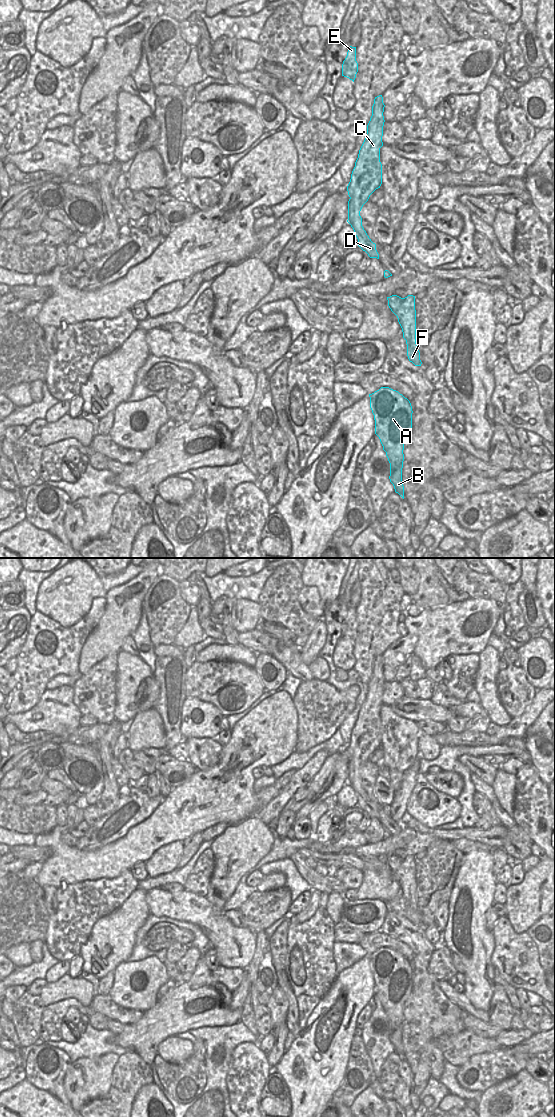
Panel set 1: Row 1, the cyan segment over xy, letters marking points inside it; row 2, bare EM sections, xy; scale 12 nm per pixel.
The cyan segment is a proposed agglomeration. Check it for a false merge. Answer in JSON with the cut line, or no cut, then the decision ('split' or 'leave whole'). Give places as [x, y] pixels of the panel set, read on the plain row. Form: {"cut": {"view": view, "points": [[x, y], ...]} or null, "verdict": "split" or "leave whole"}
{"cut": null, "verdict": "leave whole"}

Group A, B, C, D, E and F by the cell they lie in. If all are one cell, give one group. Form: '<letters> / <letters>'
A B C D E F

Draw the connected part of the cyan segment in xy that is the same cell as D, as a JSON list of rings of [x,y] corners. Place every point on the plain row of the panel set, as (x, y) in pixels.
[[[382,655],[375,657],[372,666],[372,676],[367,685],[366,698],[359,710],[358,718],[355,722],[355,727],[351,734],[350,742],[347,746],[348,755],[348,780],[347,782],[353,788],[355,795],[358,799],[358,806],[365,811],[370,818],[379,819],[379,814],[376,810],[376,804],[371,801],[366,791],[362,786],[362,778],[360,771],[363,765],[368,761],[370,755],[382,744],[382,724],[380,722],[380,708],[383,706],[383,686],[384,686],[384,663]]]

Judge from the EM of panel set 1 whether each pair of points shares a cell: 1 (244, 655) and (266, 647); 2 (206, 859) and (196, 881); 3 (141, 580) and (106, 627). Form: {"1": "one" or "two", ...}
{"1": "two", "2": "one", "3": "one"}

